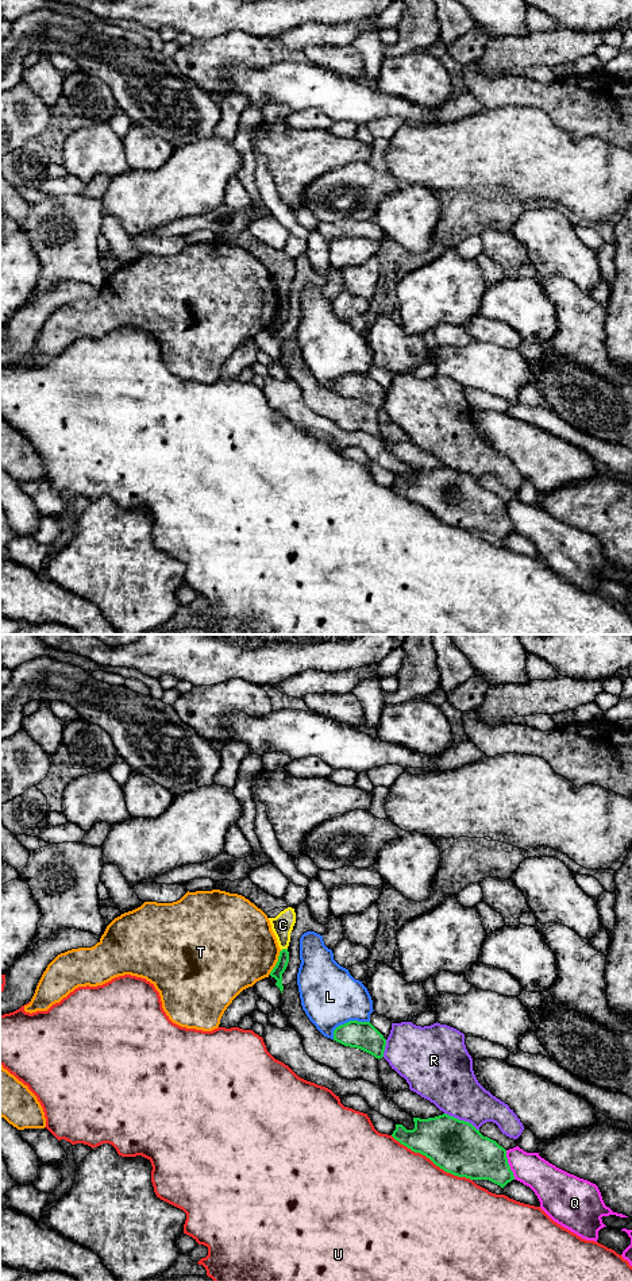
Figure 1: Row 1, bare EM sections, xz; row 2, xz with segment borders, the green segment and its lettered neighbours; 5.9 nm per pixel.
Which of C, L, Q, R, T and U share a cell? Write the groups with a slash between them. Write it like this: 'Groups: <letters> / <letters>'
Groups: C / L / Q / R / T / U

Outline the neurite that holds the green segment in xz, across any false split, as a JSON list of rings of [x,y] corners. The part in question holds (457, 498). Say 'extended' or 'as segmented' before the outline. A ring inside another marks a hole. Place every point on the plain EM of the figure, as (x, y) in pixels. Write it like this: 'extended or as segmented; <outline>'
as segmented; [[[447,466],[428,471],[413,470],[413,474],[413,482],[396,476],[392,489],[412,503],[429,510],[444,524],[470,532],[489,532],[501,540],[515,532],[508,516],[506,502],[496,493],[483,489],[471,475]]]

